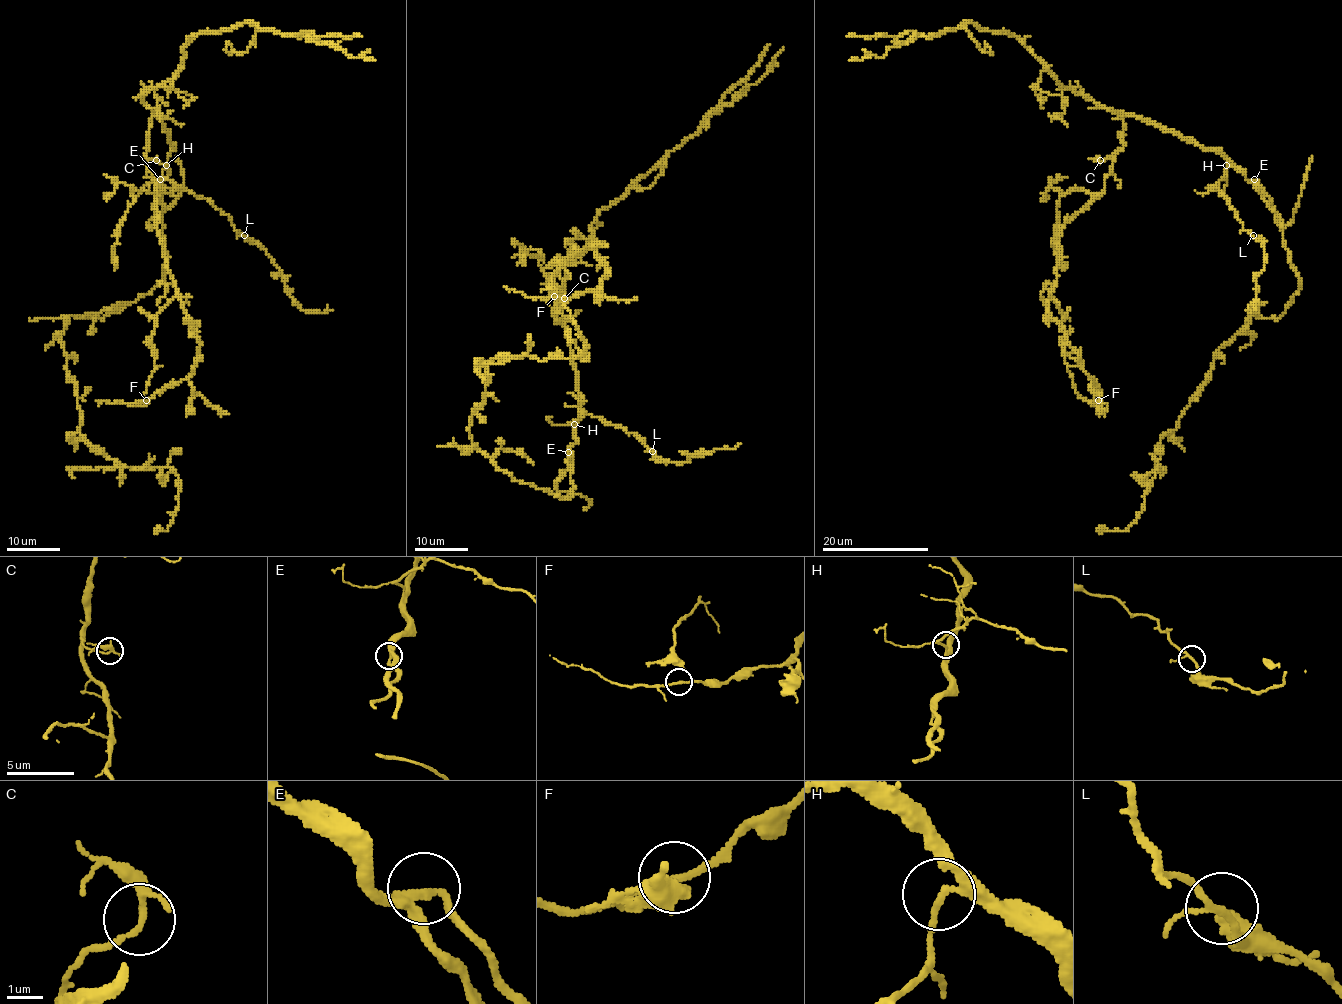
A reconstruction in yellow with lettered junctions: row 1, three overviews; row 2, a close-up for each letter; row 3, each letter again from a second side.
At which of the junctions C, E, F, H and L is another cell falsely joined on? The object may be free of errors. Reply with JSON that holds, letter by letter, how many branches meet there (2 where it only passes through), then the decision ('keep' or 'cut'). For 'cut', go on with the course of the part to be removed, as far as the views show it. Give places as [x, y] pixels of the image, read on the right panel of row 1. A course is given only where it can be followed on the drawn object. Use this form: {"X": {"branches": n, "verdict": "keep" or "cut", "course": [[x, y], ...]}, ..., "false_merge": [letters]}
{"C": {"branches": 3, "verdict": "keep"}, "E": {"branches": 3, "verdict": "keep"}, "F": {"branches": 3, "verdict": "keep"}, "H": {"branches": 3, "verdict": "keep"}, "L": {"branches": 3, "verdict": "keep"}, "false_merge": []}

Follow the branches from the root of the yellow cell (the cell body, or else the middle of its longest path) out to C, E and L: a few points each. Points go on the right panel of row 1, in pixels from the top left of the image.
C: (1261, 192), (1214, 150), (1201, 149), (1177, 134), (1130, 115), (1124, 117), (1122, 146), (1100, 160)
E: (1261, 192), (1254, 179)
L: (1261, 192), (1229, 164), (1225, 175), (1215, 184), (1235, 211), (1242, 227), (1253, 235)

